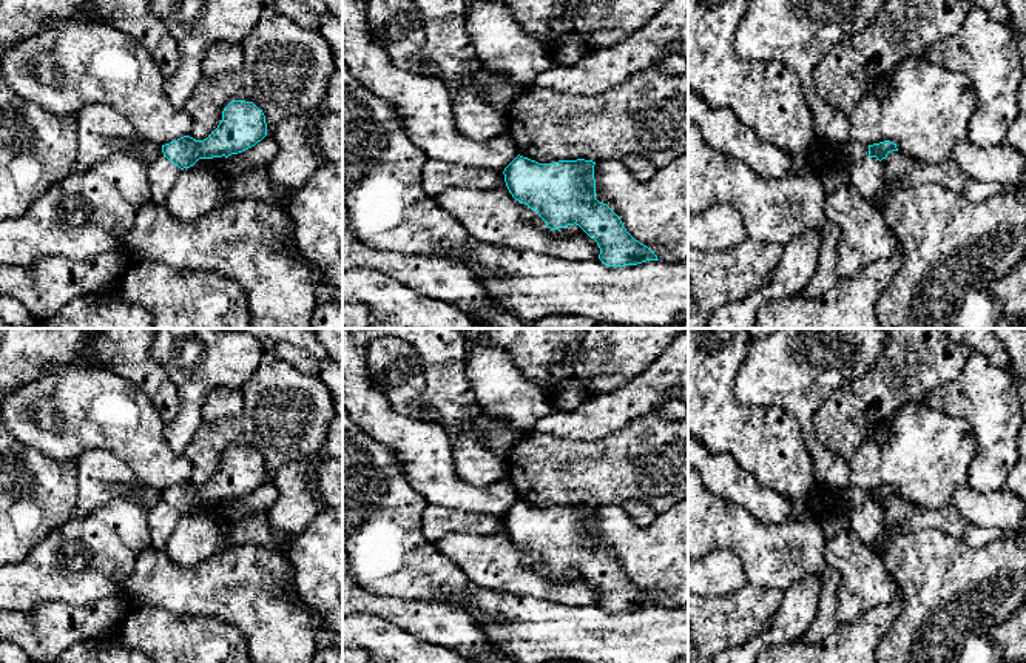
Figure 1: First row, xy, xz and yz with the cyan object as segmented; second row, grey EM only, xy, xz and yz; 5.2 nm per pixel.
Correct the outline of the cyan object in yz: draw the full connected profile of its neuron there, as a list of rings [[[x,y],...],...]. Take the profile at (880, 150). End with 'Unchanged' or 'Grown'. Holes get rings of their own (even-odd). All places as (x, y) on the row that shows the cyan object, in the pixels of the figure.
[[[884,140],[869,145],[869,157],[876,157],[879,162],[887,157],[889,153],[898,151],[896,143]]]. Unchanged

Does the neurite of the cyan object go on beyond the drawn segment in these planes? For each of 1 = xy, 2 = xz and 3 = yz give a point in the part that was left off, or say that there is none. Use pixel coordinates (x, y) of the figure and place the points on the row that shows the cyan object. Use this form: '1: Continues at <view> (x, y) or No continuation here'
1: No continuation here
2: No continuation here
3: No continuation here

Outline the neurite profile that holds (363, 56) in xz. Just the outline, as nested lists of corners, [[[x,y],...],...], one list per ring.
[[[343,0],[343,63],[352,76],[367,91],[386,99],[393,106],[406,123],[410,140],[427,156],[429,162],[505,171],[518,156],[511,137],[497,136],[486,142],[475,142],[460,134],[454,125],[452,97],[464,83],[486,102],[481,86],[469,68],[478,59],[464,28],[466,0],[413,0],[423,14],[426,28],[421,56],[434,66],[434,77],[407,72],[387,57],[367,23],[367,2]]]

